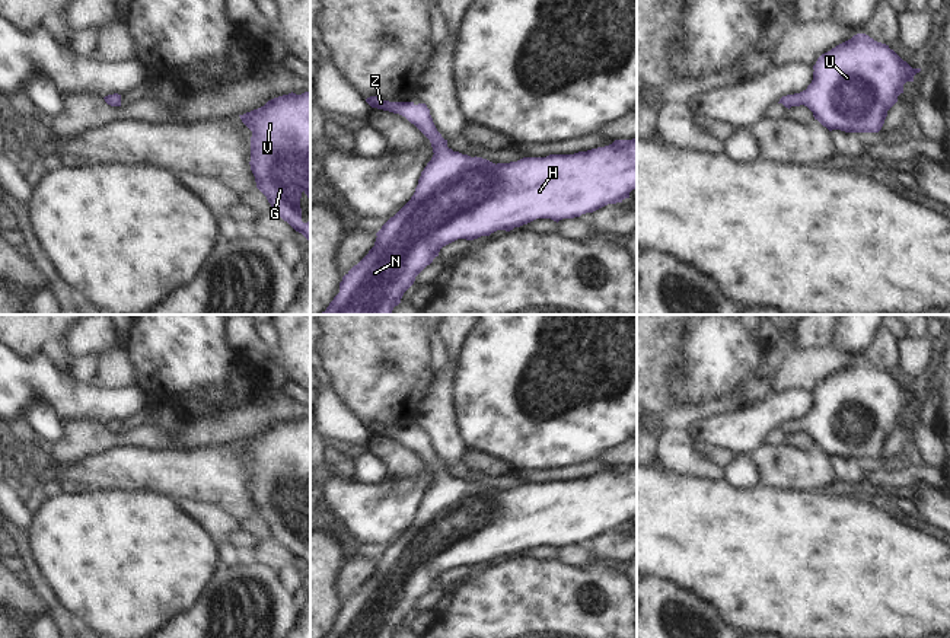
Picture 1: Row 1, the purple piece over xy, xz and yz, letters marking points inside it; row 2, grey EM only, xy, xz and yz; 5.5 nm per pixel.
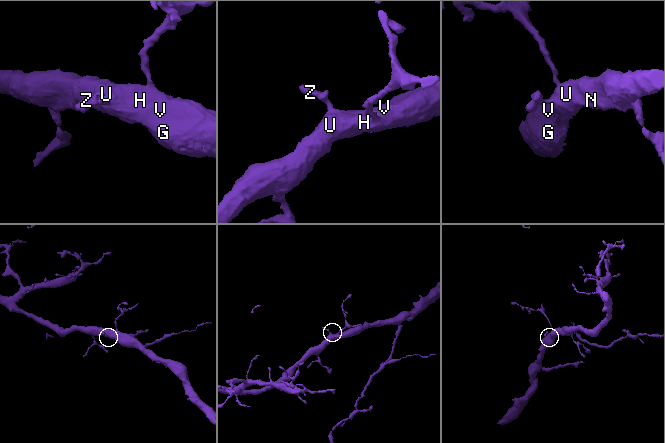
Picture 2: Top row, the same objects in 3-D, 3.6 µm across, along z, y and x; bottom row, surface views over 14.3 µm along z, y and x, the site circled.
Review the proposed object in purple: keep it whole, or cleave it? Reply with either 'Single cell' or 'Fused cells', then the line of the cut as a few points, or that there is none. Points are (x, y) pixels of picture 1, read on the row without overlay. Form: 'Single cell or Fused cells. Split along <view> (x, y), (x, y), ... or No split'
Single cell. No split.

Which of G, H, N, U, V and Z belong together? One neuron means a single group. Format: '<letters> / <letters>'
G H N U V Z

